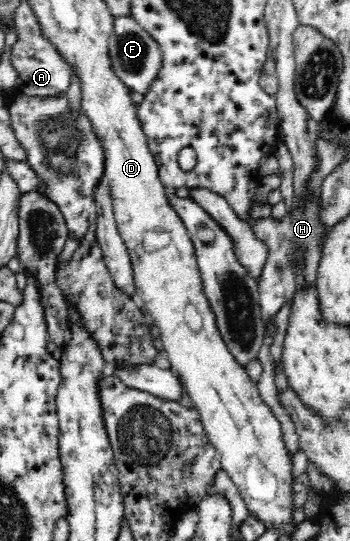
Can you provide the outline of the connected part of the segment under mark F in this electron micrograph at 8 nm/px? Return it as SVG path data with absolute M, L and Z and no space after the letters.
M132 16L115 18L114 32L109 37L108 48L110 49L110 59L112 59L112 64L117 75L121 76L122 81L134 92L143 95L146 92L150 92L154 80L160 74L163 62L162 49L160 49L158 42Z

